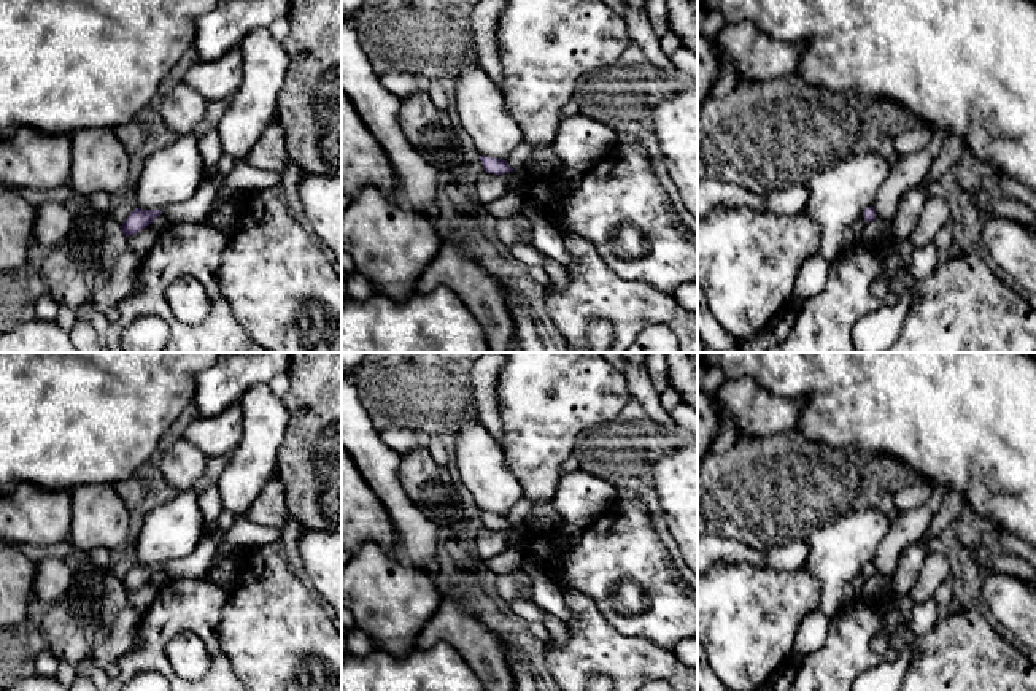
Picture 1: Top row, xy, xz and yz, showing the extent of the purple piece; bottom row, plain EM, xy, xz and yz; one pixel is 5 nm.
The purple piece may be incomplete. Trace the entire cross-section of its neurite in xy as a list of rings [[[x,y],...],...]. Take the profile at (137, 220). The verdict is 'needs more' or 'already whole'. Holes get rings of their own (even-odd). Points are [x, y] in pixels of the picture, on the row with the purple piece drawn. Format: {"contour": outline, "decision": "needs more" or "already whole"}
{"contour": [[[135,208],[126,219],[126,222],[122,226],[119,226],[119,229],[124,232],[126,237],[140,232],[141,229],[145,229],[146,226],[149,226],[153,222],[154,218],[157,218],[159,214],[162,214],[160,210],[141,210],[141,208]]], "decision": "already whole"}

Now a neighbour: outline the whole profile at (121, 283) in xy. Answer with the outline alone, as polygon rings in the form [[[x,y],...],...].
[[[126,249],[114,262],[111,276],[99,283],[92,294],[91,305],[102,313],[118,307],[118,303],[135,291],[135,275],[140,270],[143,257]]]

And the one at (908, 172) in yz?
[[[934,130],[930,143],[918,152],[891,162],[890,175],[880,186],[874,202],[876,219],[891,222],[901,197],[912,187],[918,186],[928,175],[934,159],[941,152],[947,133]]]

